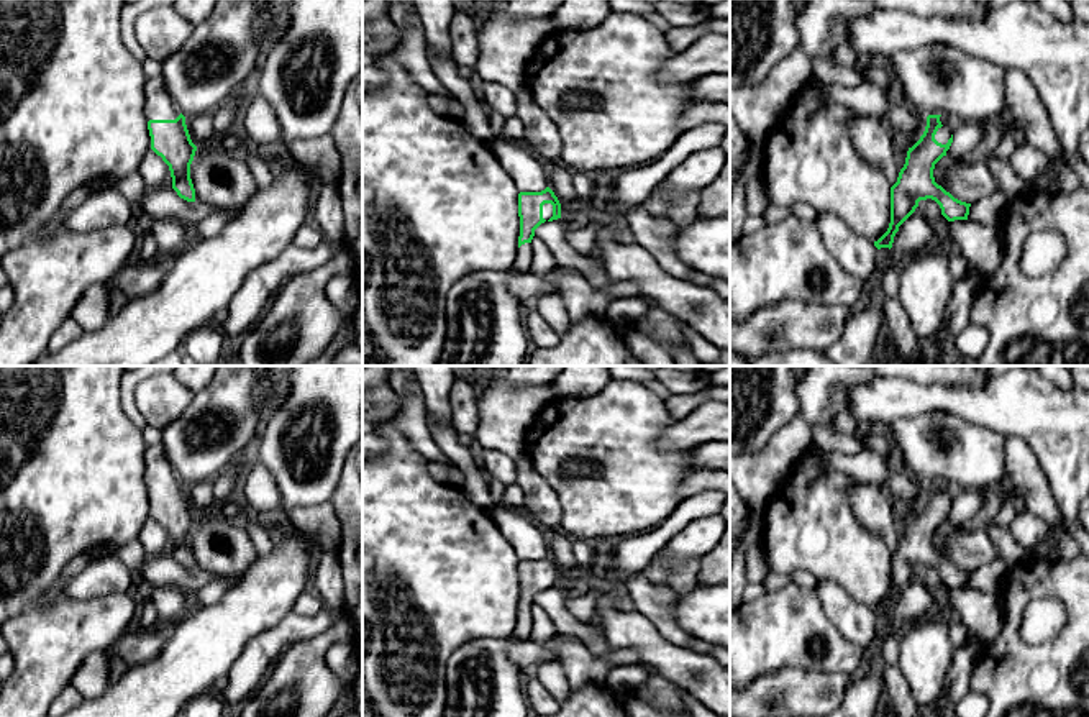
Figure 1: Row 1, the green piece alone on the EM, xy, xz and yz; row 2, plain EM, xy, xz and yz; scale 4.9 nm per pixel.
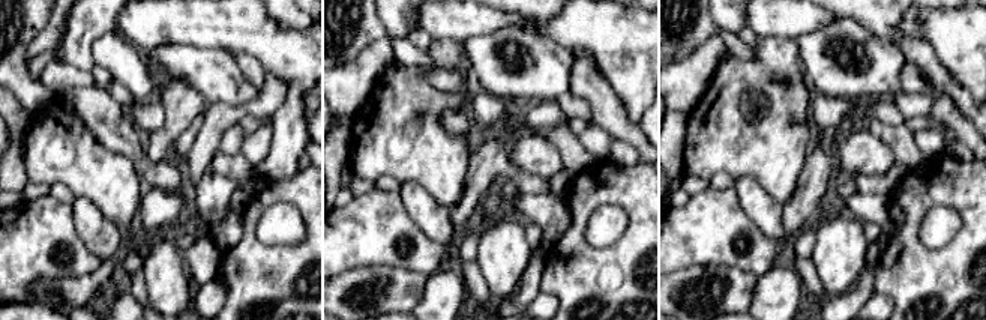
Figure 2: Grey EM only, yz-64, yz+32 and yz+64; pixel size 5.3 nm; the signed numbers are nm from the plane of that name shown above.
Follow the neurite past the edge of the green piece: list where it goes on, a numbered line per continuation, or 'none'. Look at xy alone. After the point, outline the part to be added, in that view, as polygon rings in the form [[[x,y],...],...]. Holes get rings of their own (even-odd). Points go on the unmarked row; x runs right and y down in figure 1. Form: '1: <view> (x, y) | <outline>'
1: xy (158, 471) | [[[151,445],[144,453],[146,487],[175,487],[180,479],[167,459],[162,445]]]

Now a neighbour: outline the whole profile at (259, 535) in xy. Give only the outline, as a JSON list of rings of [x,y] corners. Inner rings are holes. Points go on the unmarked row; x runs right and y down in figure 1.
[[[249,515],[244,522],[244,527],[248,530],[249,540],[253,541],[259,555],[266,555],[272,550],[274,545],[272,533],[266,528],[262,518]]]

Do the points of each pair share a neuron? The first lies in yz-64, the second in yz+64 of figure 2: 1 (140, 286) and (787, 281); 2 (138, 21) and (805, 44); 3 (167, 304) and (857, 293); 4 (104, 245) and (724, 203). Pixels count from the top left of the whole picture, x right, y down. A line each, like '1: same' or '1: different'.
1: different
2: different
3: different
4: different

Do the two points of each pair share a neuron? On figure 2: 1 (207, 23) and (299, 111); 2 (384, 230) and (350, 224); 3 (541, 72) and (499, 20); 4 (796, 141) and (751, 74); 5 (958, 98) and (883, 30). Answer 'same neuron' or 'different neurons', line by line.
1: same neuron
2: same neuron
3: different neurons
4: same neuron
5: same neuron

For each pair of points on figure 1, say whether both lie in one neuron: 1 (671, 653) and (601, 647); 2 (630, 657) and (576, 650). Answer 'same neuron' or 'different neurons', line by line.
1: different neurons
2: same neuron

